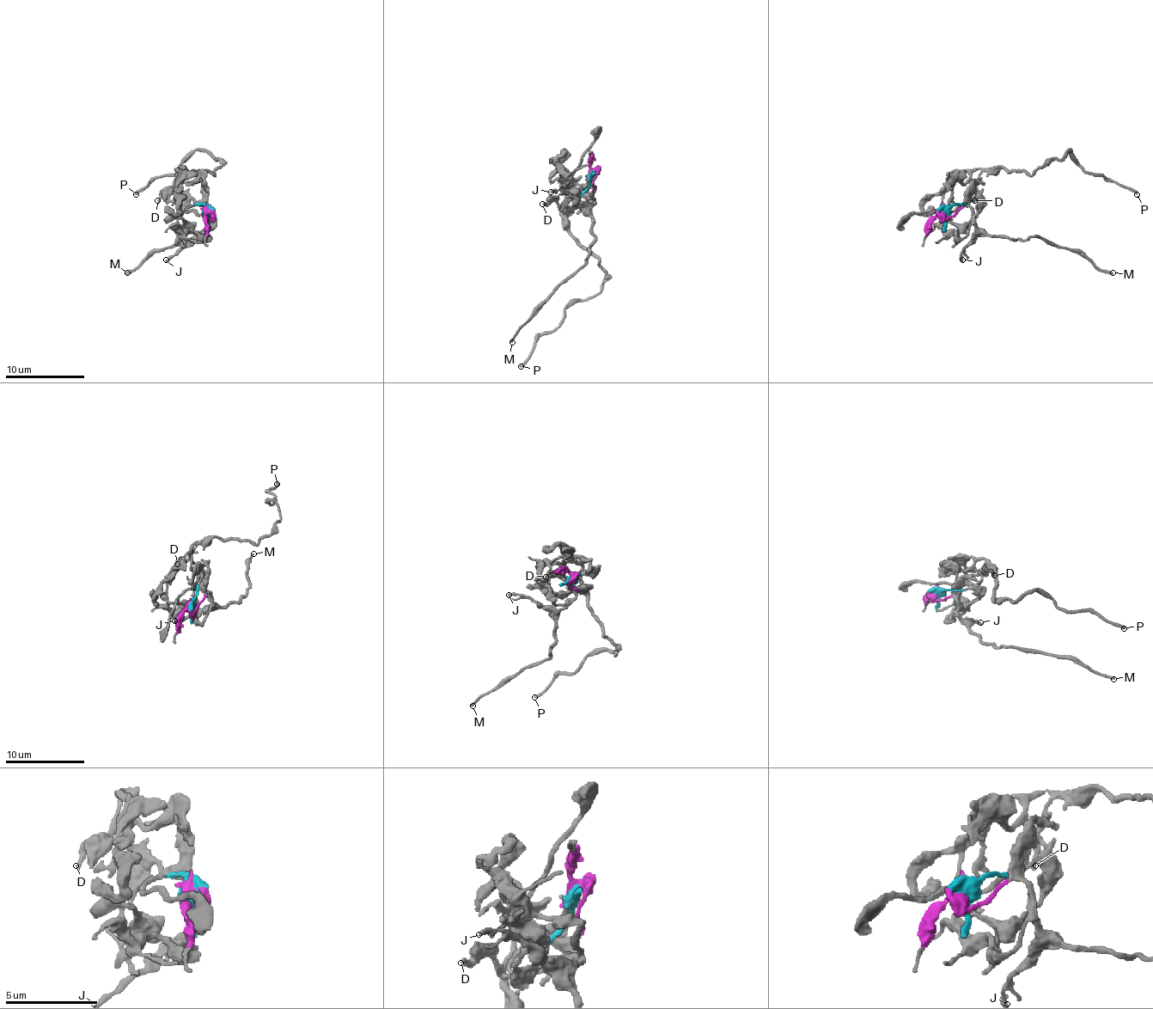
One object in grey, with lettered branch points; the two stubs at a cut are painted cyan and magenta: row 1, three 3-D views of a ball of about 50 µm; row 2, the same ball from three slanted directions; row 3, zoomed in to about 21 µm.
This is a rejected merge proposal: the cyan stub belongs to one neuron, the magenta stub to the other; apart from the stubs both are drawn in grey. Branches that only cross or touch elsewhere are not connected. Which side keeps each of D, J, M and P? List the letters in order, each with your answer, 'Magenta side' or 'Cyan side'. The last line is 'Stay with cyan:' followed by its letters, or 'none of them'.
D: Cyan side
J: Magenta side
M: Magenta side
P: Cyan side
Stay with cyan: D, P

